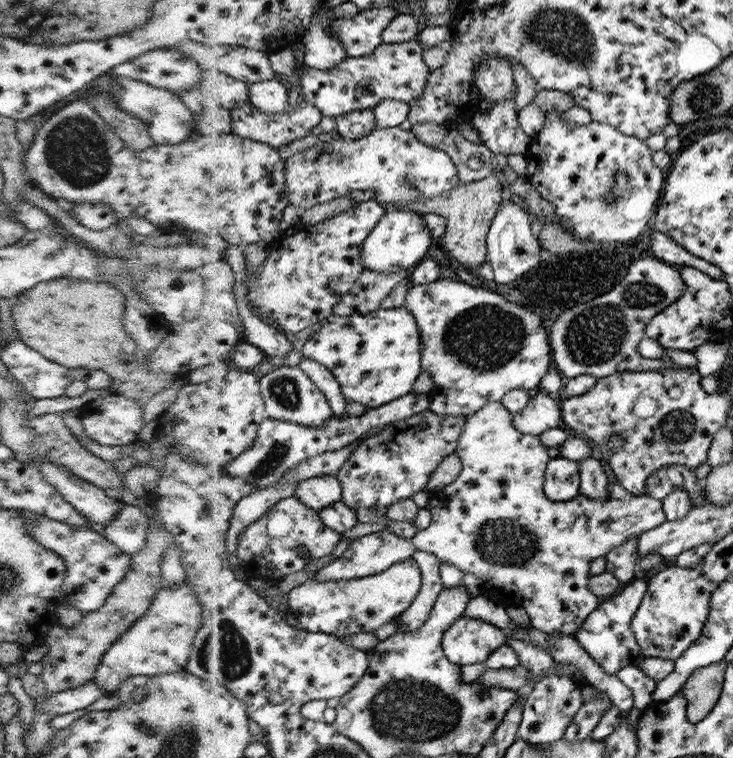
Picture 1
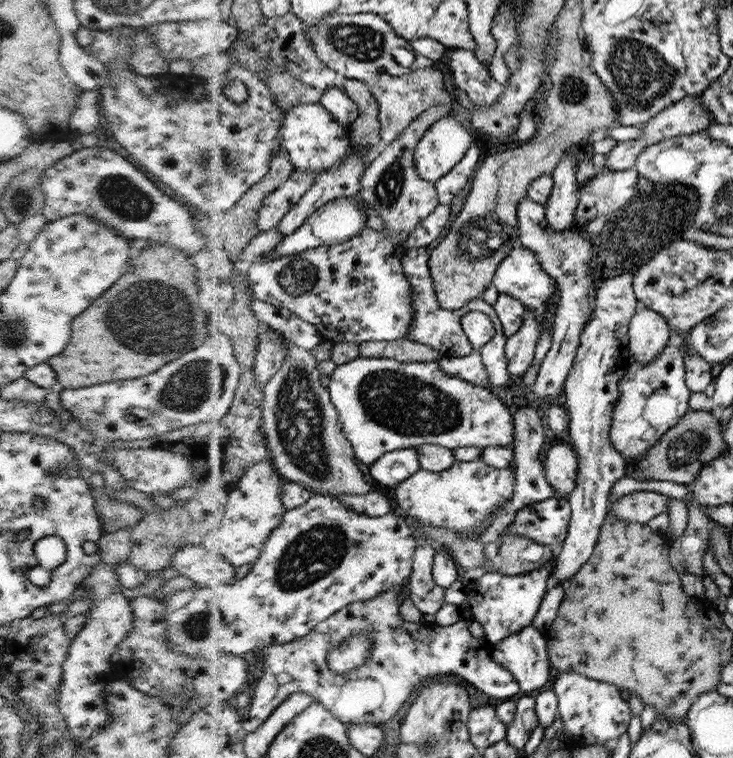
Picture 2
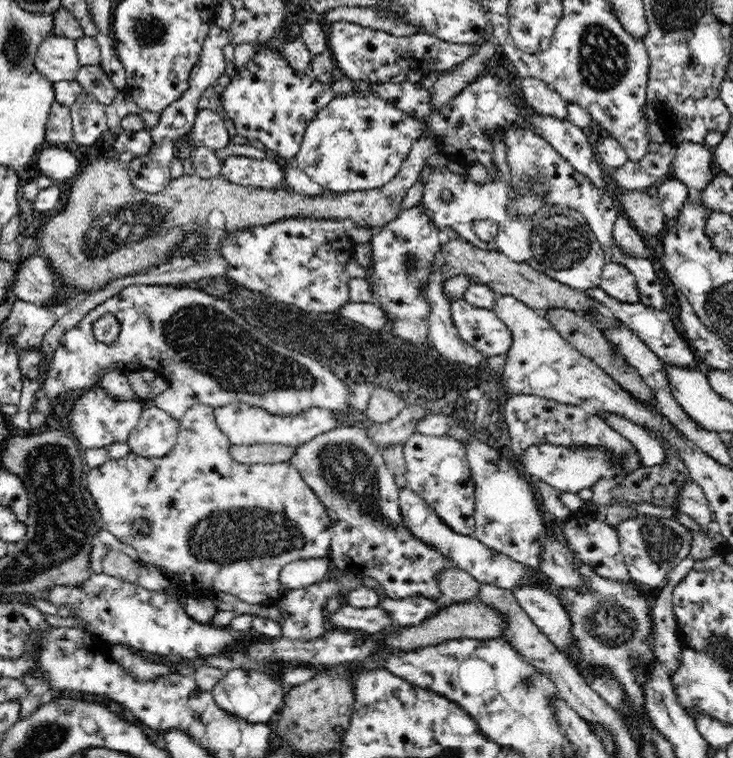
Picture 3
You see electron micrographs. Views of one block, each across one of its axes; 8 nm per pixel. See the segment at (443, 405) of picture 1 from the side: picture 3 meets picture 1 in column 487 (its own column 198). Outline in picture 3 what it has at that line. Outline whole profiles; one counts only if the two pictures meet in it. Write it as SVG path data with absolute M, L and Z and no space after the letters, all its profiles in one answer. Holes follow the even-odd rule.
M129 285L90 310L75 327L61 336L54 351L54 359L47 370L41 392L49 398L50 405L55 405L62 392L97 386L100 371L117 368L124 374L150 369L163 376L172 389L161 392L155 402L141 401L144 407L158 405L160 410L178 421L194 405L206 405L215 409L231 402L250 403L277 415L300 414L312 407L335 413L346 412L349 383L344 383L316 360L271 339L265 331L236 314L225 299L216 299L205 291L184 286L187 285ZM106 313L112 313L120 321L120 334L114 344L96 340L92 330L92 323Z

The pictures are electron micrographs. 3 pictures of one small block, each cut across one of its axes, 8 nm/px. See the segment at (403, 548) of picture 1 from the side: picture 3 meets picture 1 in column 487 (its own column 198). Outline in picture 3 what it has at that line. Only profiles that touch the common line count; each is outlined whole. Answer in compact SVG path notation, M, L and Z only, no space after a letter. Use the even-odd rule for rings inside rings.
M194 405L192 409L186 410L184 416L179 420L177 442L170 449L170 452L162 458L144 458L136 453L128 453L124 458L108 459L88 471L88 492L92 494L94 502L103 520L103 526L114 534L118 541L130 544L141 556L144 563L158 567L169 575L176 575L176 584L179 584L181 591L189 592L193 587L211 588L214 592L224 592L236 596L239 600L247 604L264 604L265 606L276 606L282 598L283 589L279 586L279 575L282 568L290 564L308 559L328 558L331 540L333 537L333 525L326 510L325 503L318 498L309 487L301 474L289 461L274 464L240 464L232 460L230 456L230 444L225 434L215 424L213 415L214 408L206 405ZM136 518L145 518L150 522L151 531L144 534L135 535L132 530L132 523Z

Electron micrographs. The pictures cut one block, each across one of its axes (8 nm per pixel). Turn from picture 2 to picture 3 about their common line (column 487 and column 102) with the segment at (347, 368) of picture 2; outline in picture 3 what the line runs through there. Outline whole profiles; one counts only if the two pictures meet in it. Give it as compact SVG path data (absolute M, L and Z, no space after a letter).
M92 386L83 393L70 410L70 430L82 448L102 448L114 443L126 443L144 409L141 399L118 399L100 386Z

